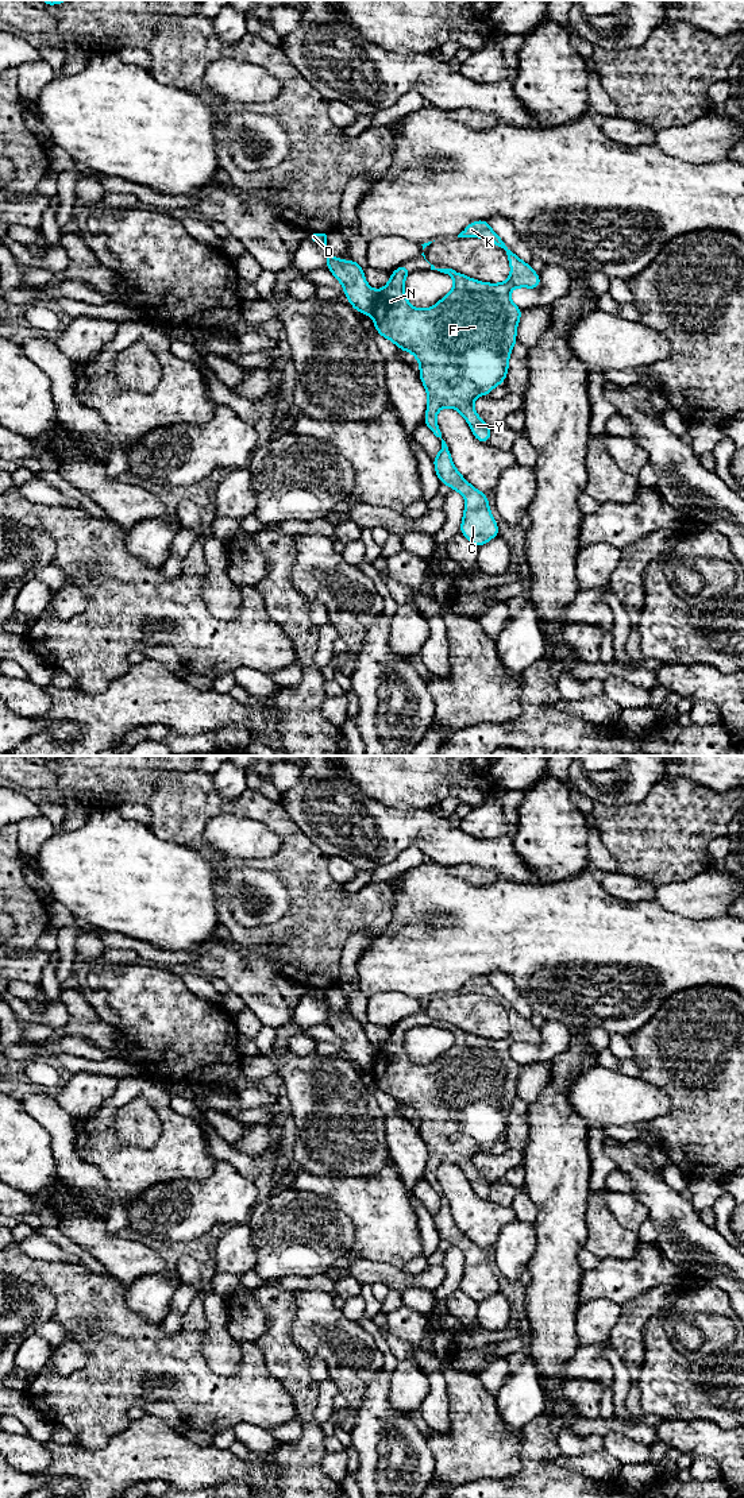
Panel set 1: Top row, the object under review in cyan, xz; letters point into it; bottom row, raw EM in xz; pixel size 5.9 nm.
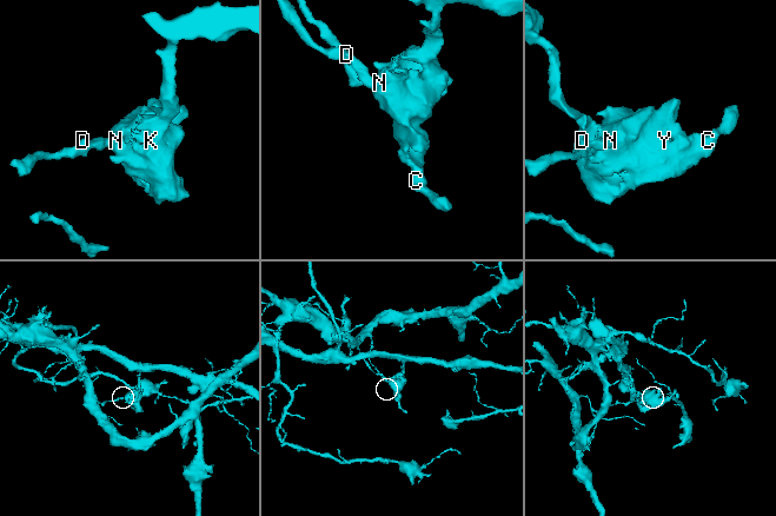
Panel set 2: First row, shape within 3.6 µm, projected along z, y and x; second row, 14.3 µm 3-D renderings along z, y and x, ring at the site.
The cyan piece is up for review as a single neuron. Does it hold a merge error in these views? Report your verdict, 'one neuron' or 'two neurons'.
two neurons

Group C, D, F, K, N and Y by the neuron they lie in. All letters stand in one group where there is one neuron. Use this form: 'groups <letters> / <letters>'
groups C F K N Y / D

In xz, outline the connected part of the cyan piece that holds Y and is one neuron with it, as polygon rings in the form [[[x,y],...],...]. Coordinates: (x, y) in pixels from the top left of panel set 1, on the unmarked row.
[[[477,976],[469,980],[458,993],[482,993],[489,995],[493,1000],[504,1005],[510,1020],[510,1032],[502,1039],[486,1039],[466,1032],[452,1024],[436,1024],[431,1020],[431,1026],[448,1030],[454,1035],[454,1045],[446,1050],[436,1061],[428,1065],[413,1063],[404,1049],[404,1036],[412,1028],[405,1020],[392,1028],[385,1043],[379,1046],[379,1053],[374,1058],[371,1074],[378,1090],[392,1096],[400,1105],[413,1109],[420,1119],[420,1135],[427,1146],[428,1163],[424,1180],[442,1194],[436,1170],[444,1163],[458,1166],[470,1181],[474,1193],[481,1198],[489,1198],[491,1182],[487,1181],[473,1163],[473,1158],[478,1151],[487,1151],[497,1140],[504,1139],[509,1124],[509,1109],[517,1100],[516,1086],[520,1072],[524,1066],[517,1063],[509,1054],[509,1049],[514,1043],[540,1043],[540,1031],[536,1030],[529,1019],[519,1015],[519,1012],[508,1003],[508,1000],[491,985],[487,977]]]

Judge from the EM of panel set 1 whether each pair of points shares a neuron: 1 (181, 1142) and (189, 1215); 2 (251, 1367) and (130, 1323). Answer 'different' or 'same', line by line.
1: different
2: same

